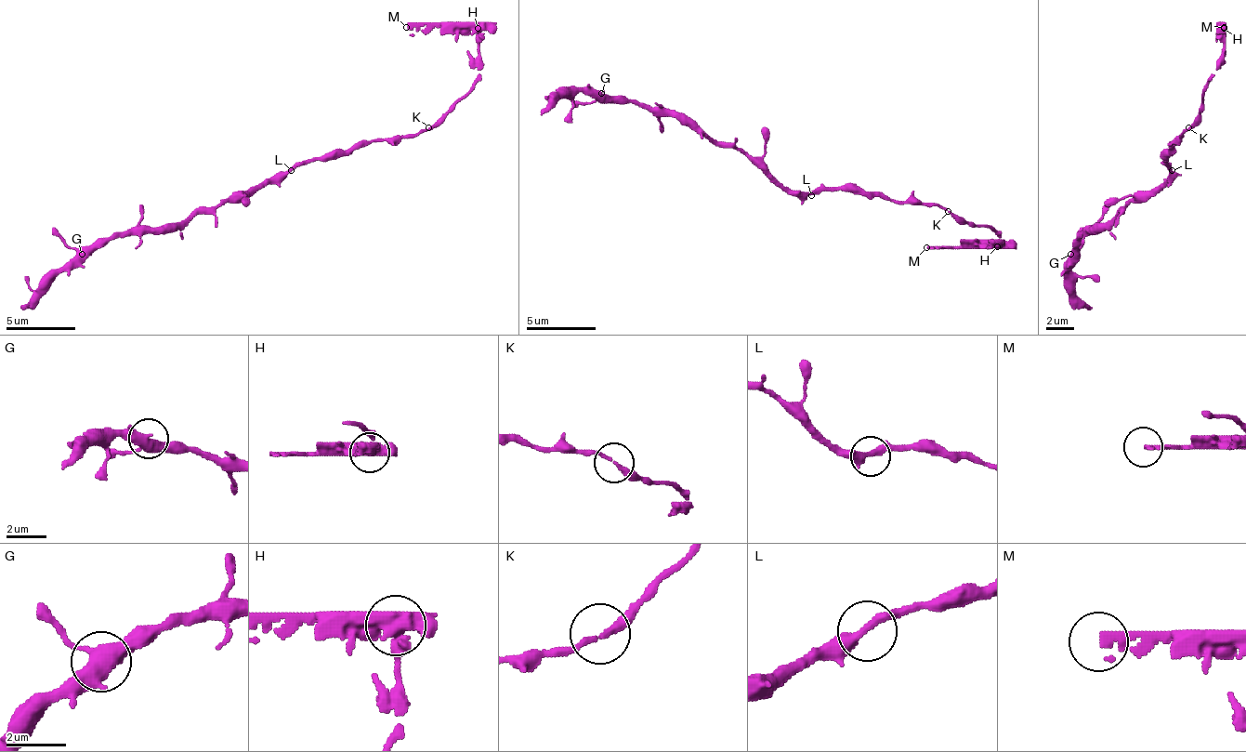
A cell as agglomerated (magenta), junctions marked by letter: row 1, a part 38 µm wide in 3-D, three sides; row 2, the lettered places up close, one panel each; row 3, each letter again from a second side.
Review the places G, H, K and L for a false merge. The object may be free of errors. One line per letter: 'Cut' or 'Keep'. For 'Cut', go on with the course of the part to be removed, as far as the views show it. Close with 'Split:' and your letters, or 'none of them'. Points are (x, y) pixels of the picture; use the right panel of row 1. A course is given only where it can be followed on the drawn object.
G: Keep
H: Cut
K: Keep
L: Keep
Split: H

